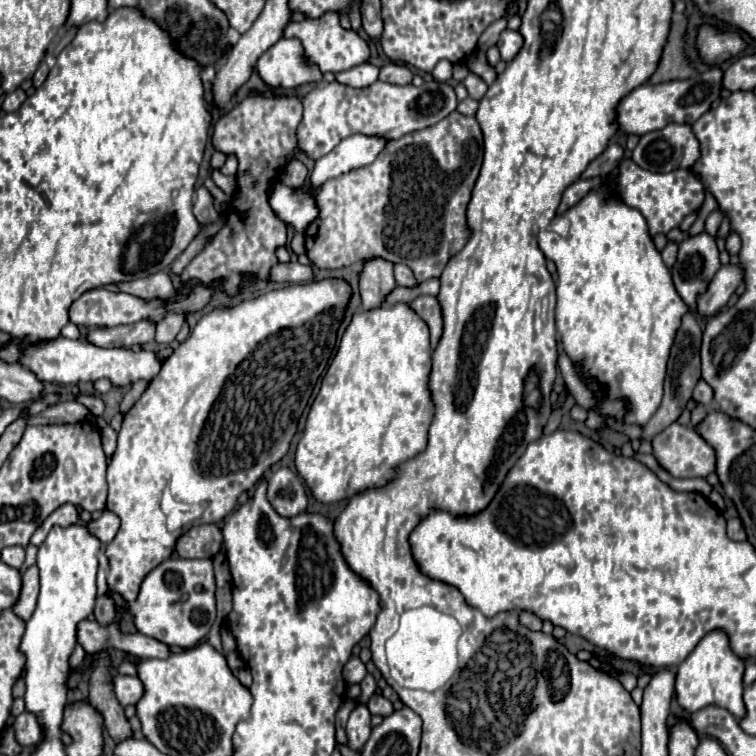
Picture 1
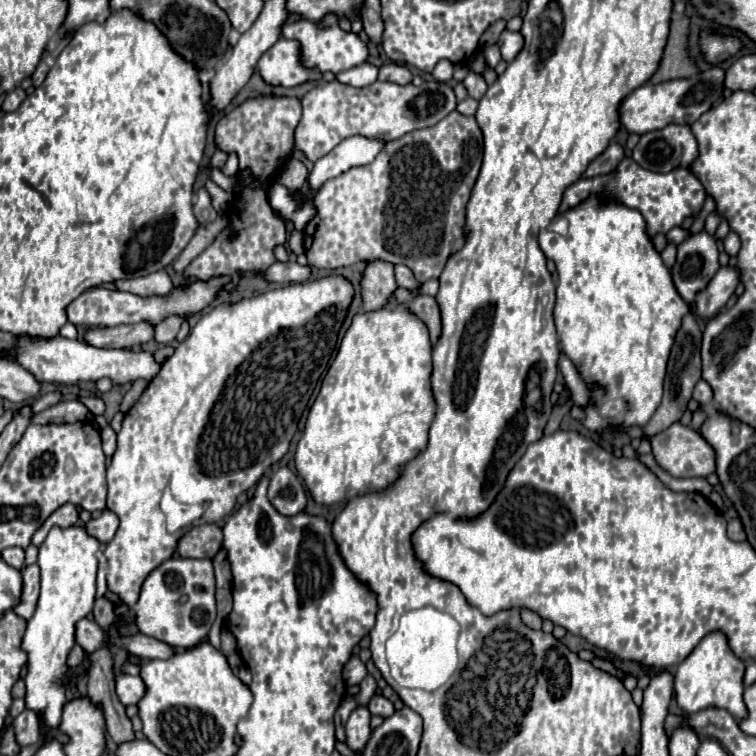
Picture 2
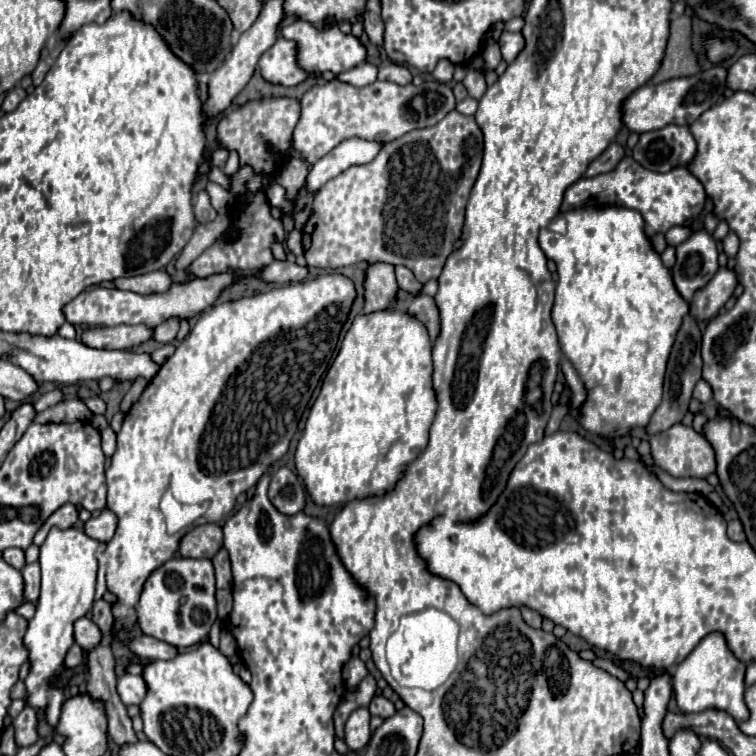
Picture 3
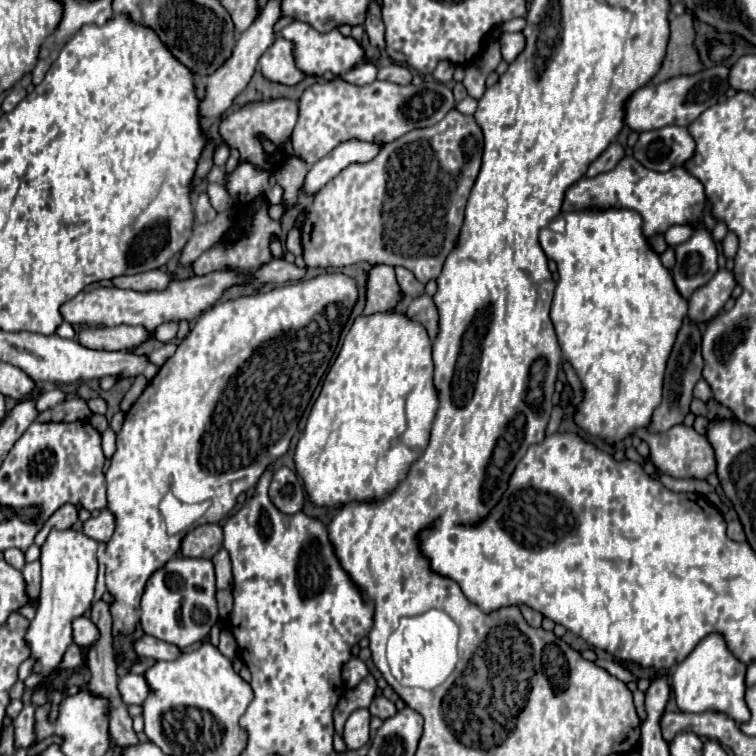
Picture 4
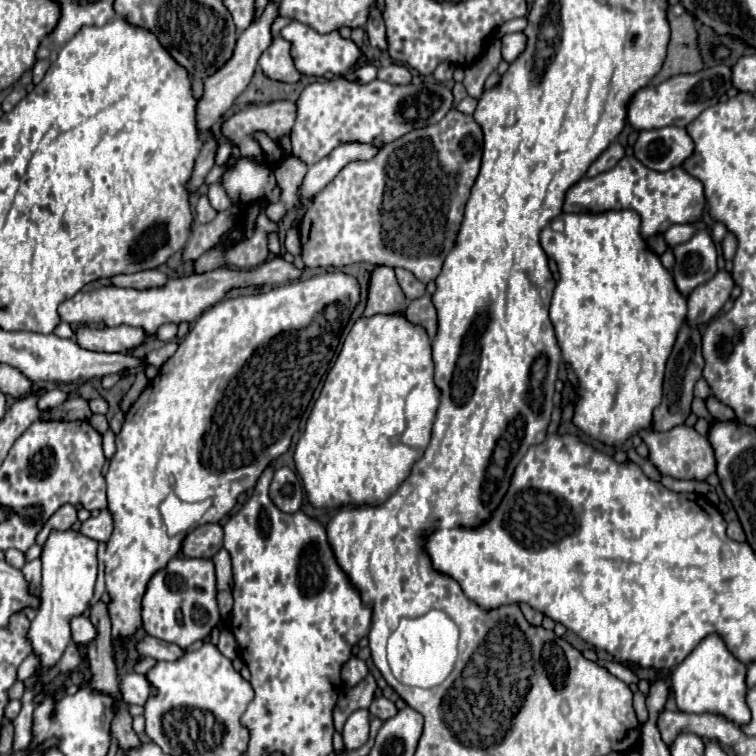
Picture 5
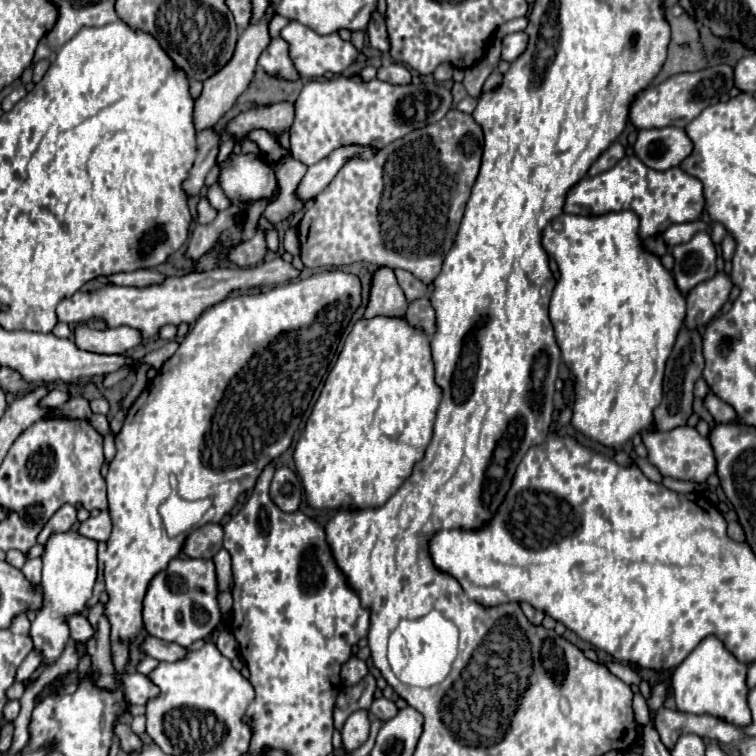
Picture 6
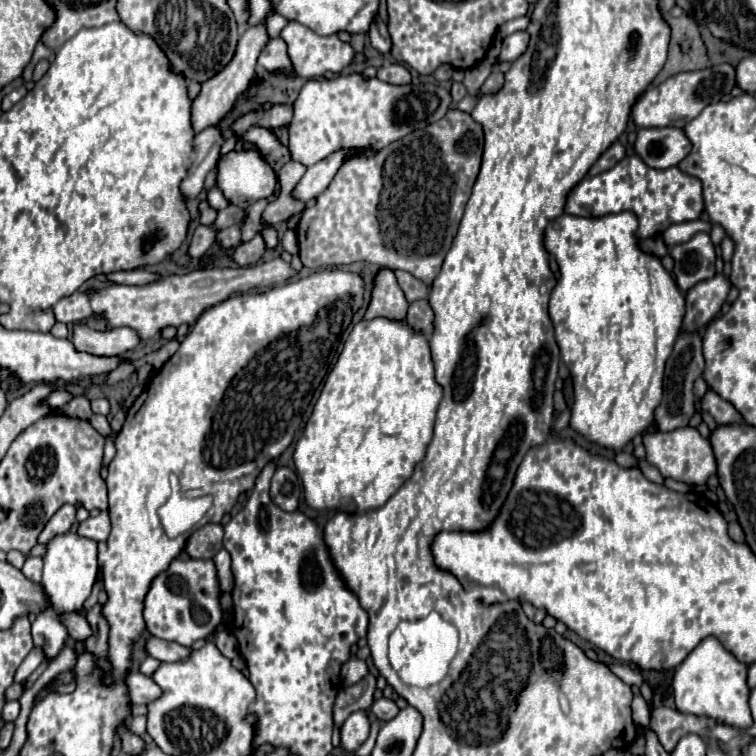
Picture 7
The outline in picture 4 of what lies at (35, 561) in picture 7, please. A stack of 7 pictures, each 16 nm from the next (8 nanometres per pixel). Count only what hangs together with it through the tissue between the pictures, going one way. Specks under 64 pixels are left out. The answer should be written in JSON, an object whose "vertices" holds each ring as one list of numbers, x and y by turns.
{"vertices":[[30,562,22,568,22,574,24,574,24,580,26,580,26,594,28,598,36,600,38,594,40,594,40,562]]}

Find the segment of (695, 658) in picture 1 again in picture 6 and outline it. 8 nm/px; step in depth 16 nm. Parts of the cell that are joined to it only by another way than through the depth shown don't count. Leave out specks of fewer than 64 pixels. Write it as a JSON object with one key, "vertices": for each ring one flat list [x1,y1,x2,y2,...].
{"vertices":[[718,636,704,638,688,658,676,666,672,674,672,692,680,712,690,714,712,714,720,716,734,726,742,728,750,724,750,708,746,702,748,686,746,686,746,664,738,662,722,644]]}

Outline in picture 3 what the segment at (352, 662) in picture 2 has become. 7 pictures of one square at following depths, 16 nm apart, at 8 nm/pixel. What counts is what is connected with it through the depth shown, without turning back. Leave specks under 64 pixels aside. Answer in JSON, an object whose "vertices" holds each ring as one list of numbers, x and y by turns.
{"vertices":[[358,656,350,658,350,660,344,664,344,670,342,670,342,676,344,676,344,680,346,680,346,686,348,686,348,688,358,686,358,684,360,684,360,680,362,680,366,674,368,674,368,670,366,670,364,662,362,662]]}

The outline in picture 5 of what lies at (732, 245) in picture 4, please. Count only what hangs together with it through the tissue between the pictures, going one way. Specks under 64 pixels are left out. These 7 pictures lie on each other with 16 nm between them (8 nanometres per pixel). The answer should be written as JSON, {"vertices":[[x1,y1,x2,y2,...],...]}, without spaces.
{"vertices":[[728,232,726,237,721,242,723,256,726,260,732,260,736,249,737,249,737,239,736,237]]}

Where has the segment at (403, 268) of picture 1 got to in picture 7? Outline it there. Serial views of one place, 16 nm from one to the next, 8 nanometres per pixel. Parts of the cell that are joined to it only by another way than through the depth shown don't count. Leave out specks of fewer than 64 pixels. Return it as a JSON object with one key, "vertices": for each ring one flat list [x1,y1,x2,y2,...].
{"vertices":[[396,270,396,278,398,278,398,284,402,288,402,292,406,294,406,300,408,302,414,302,414,300,420,300,420,298,428,298,428,286,420,280,416,280,410,272,404,272,404,270]]}

